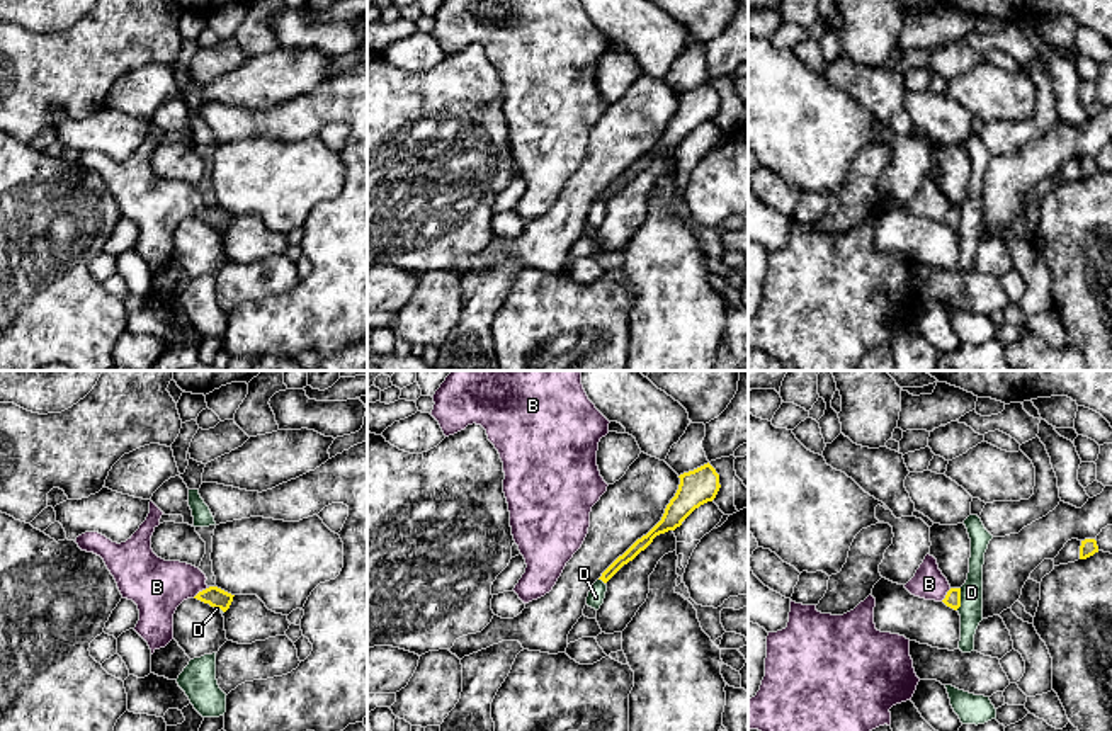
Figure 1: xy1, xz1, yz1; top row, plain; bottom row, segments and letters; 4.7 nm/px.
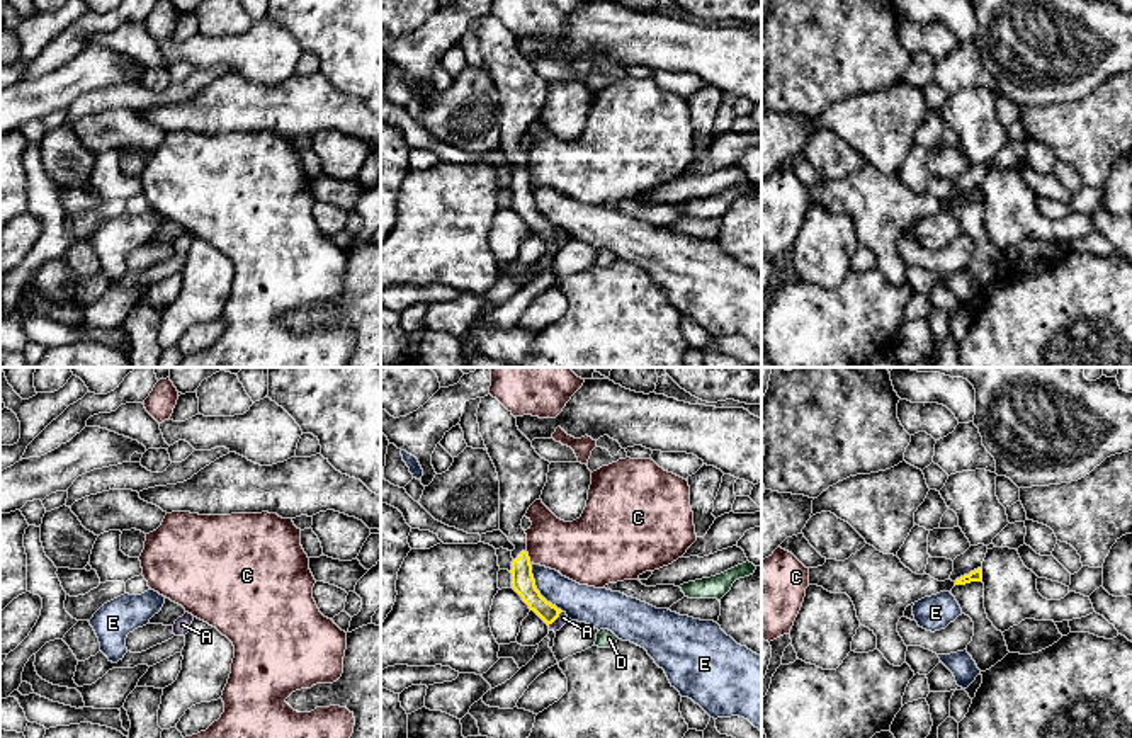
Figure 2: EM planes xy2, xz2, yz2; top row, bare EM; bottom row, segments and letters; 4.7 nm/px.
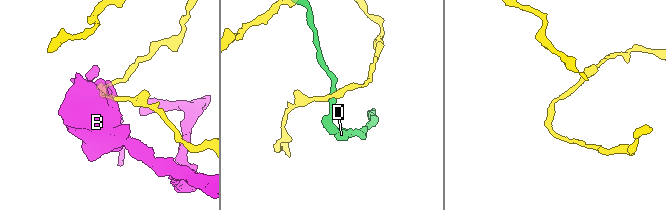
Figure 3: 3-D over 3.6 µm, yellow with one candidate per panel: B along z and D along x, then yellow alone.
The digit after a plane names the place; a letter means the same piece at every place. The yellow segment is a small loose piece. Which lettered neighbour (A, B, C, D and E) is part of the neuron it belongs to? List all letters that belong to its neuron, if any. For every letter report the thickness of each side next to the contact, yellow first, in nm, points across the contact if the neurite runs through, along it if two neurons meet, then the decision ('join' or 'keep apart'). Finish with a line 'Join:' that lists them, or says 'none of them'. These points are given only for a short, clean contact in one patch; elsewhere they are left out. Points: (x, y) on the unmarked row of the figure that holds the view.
A: 110/50 nm | along xz2 (561, 230), (548, 244) | keep apart
B: 90/260 nm | along xy1 (209, 206), (192, 216) | keep apart
C: 110/280 nm | along xz2 (526, 170), (531, 181) | keep apart
D: 80/110 nm | keep apart
E: 110/180 nm | along xz2 (529, 182), (537, 210), (563, 230) | keep apart
Join: none of them

